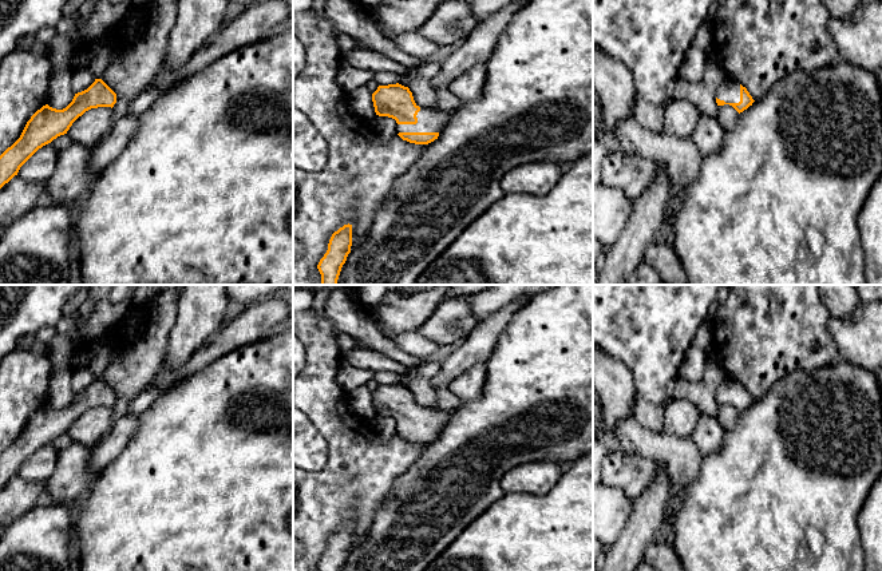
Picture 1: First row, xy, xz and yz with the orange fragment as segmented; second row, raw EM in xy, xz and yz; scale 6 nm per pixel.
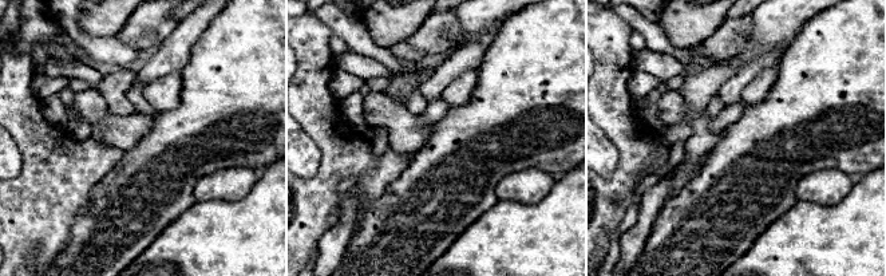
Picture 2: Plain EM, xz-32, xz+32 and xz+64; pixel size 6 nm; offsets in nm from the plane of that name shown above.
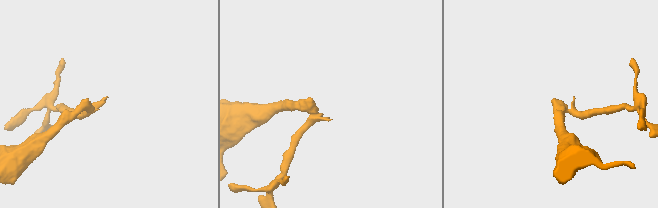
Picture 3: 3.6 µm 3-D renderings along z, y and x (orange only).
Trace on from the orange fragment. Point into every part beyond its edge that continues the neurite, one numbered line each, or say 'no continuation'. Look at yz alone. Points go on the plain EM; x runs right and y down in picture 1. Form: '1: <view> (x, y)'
1: yz (728, 391)

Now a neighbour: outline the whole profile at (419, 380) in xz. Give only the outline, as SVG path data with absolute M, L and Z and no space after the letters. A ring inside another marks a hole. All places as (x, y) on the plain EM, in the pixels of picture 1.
M426 361L424 364L410 369L407 386L412 392L416 405L420 408L434 408L436 405L435 389L431 378L439 372L440 364Z

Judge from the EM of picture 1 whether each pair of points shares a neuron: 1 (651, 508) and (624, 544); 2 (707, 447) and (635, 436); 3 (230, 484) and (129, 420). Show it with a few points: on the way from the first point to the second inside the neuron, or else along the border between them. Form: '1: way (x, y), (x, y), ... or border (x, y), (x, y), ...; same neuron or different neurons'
1: way (645, 518), (641, 527), (633, 535); same neuron
2: border (691, 436), (703, 456); different neurons
3: border (139, 416), (133, 437), (121, 452); different neurons

